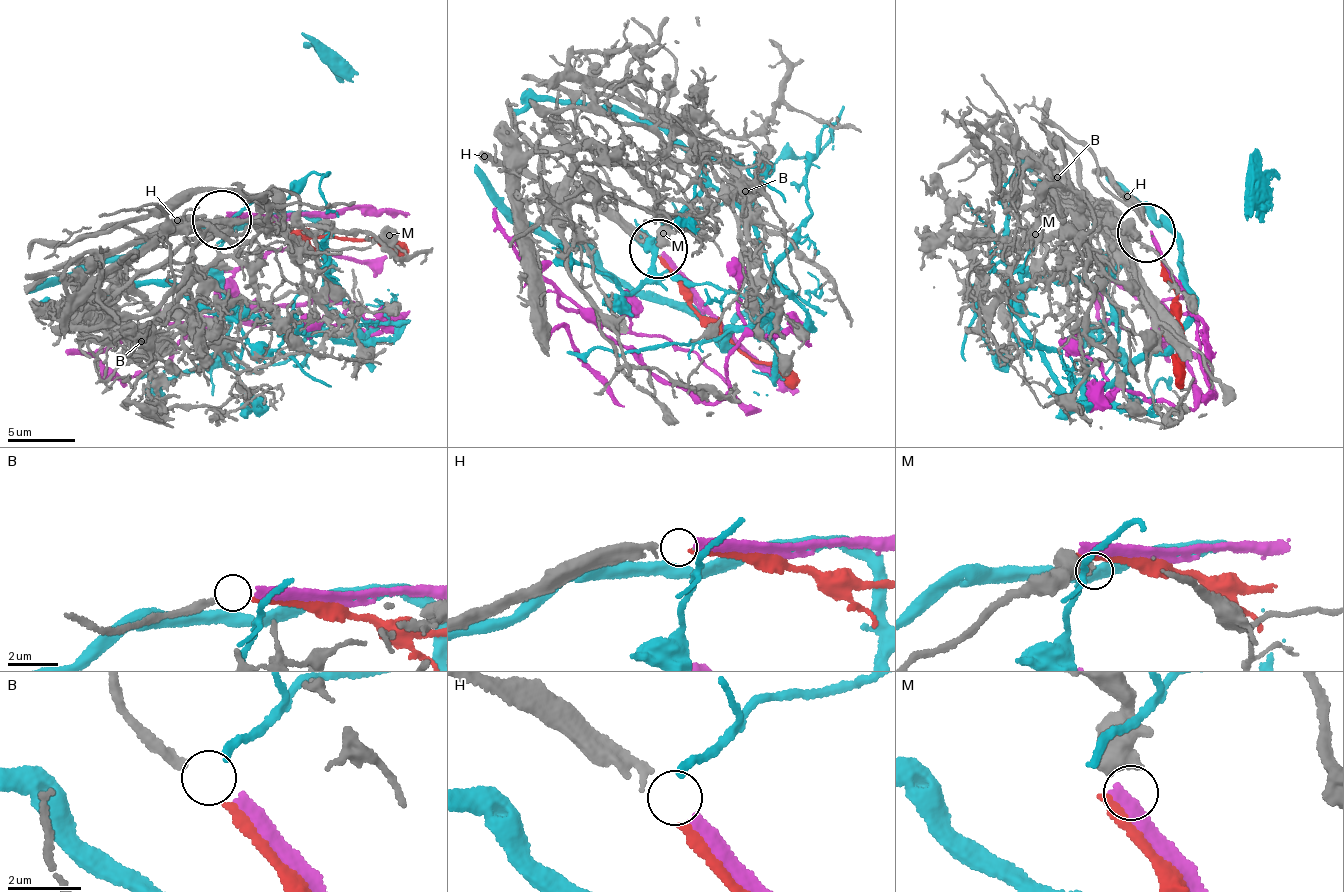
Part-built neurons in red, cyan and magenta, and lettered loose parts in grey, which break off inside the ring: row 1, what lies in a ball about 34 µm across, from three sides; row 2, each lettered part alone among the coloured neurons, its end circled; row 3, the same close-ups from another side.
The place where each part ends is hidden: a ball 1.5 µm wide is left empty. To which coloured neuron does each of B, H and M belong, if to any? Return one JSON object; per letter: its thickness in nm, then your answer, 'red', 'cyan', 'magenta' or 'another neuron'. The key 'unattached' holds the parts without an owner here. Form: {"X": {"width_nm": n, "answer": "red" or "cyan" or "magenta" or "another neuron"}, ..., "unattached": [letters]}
{"B": {"width_nm": 240, "answer": "red"}, "H": {"width_nm": 30, "answer": "magenta"}, "M": {"width_nm": 650, "answer": "another neuron"}, "unattached": ["M"]}

